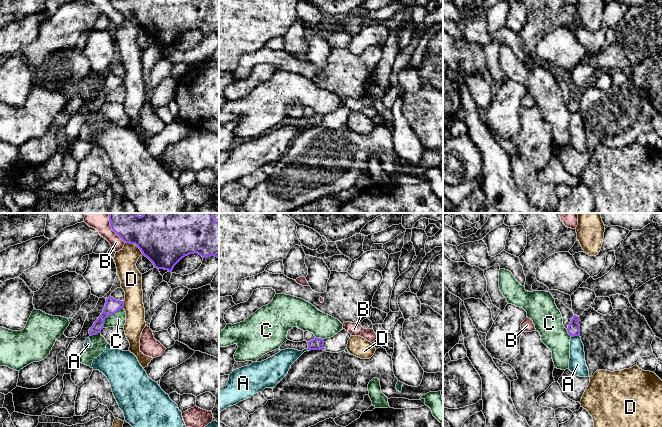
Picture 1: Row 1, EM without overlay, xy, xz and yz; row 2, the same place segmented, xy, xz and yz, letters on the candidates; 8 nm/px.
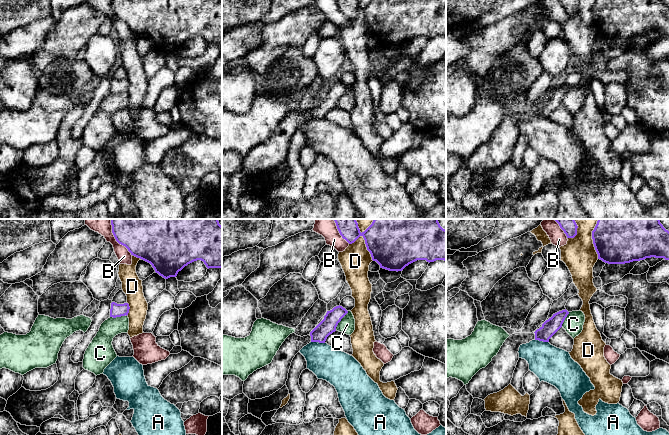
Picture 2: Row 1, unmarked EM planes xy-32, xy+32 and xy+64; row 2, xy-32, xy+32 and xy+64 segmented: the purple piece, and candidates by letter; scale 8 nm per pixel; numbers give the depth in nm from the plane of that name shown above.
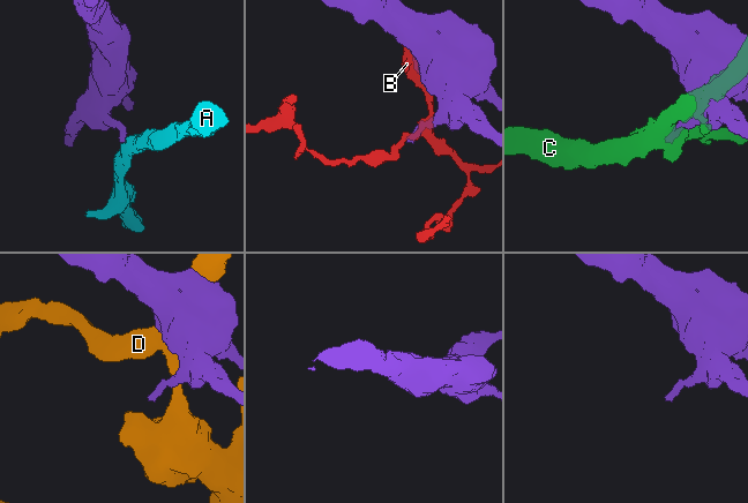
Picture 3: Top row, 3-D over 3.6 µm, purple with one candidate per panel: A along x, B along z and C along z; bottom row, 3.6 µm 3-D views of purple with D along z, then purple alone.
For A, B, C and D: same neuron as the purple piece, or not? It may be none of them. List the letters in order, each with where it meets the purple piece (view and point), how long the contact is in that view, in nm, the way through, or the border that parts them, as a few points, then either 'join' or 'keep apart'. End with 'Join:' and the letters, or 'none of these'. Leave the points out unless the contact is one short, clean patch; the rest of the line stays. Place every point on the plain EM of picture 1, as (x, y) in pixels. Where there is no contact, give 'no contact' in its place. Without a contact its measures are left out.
A: yz (574, 111) | 70 nm | along yz (578, 111), (571, 113) | keep apart
B: xy (116, 9) | 200 nm | keep apart
C: xy (109, 91) | 220 nm | keep apart
D: xy (135, 20) | 180 nm | keep apart
Join: none of these

